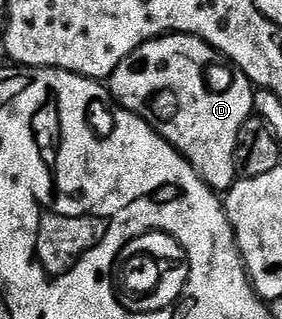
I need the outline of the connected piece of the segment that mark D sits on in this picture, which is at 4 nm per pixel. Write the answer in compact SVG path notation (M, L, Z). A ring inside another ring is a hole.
M171 34L142 44L108 78L110 95L128 111L148 122L189 164L209 188L219 194L229 192L238 176L236 146L240 126L255 115L255 87L236 65L198 36Z

